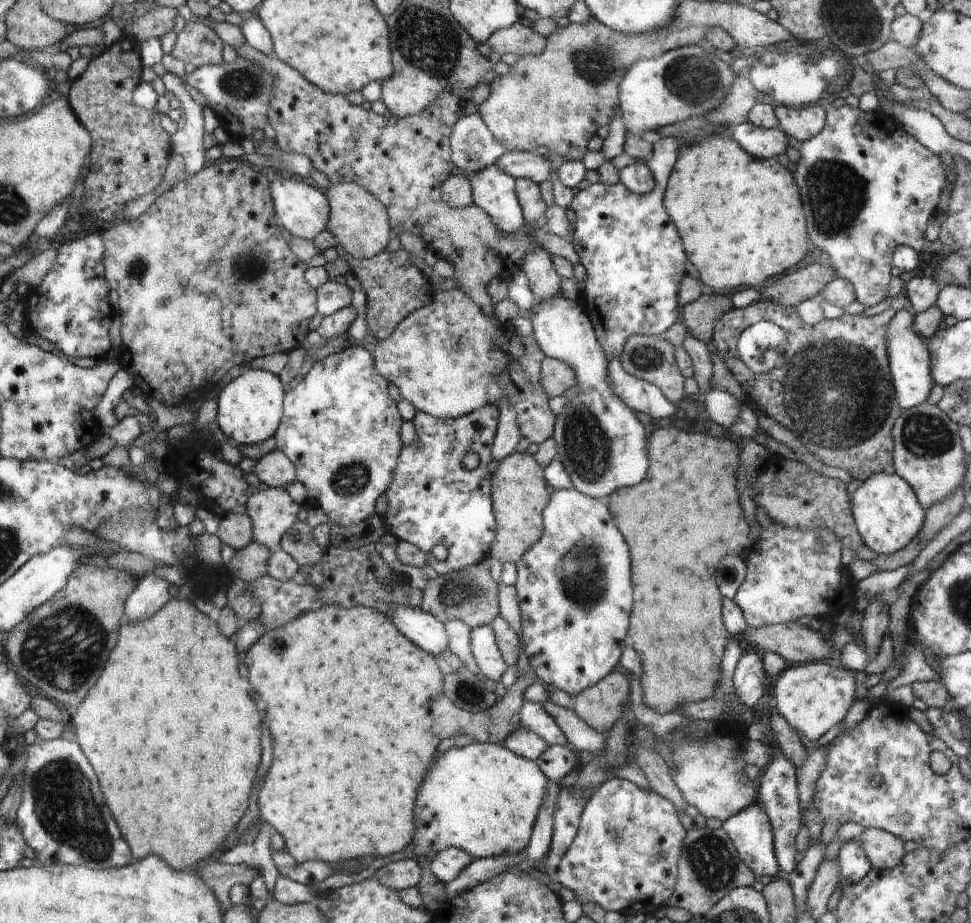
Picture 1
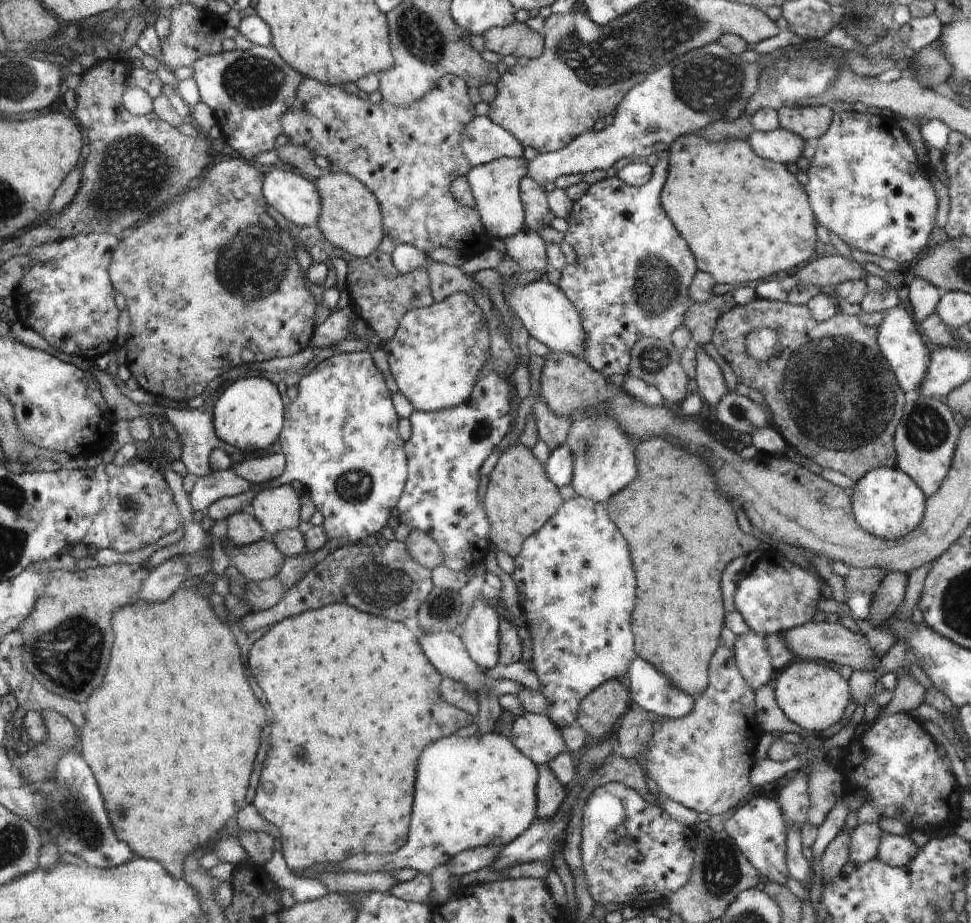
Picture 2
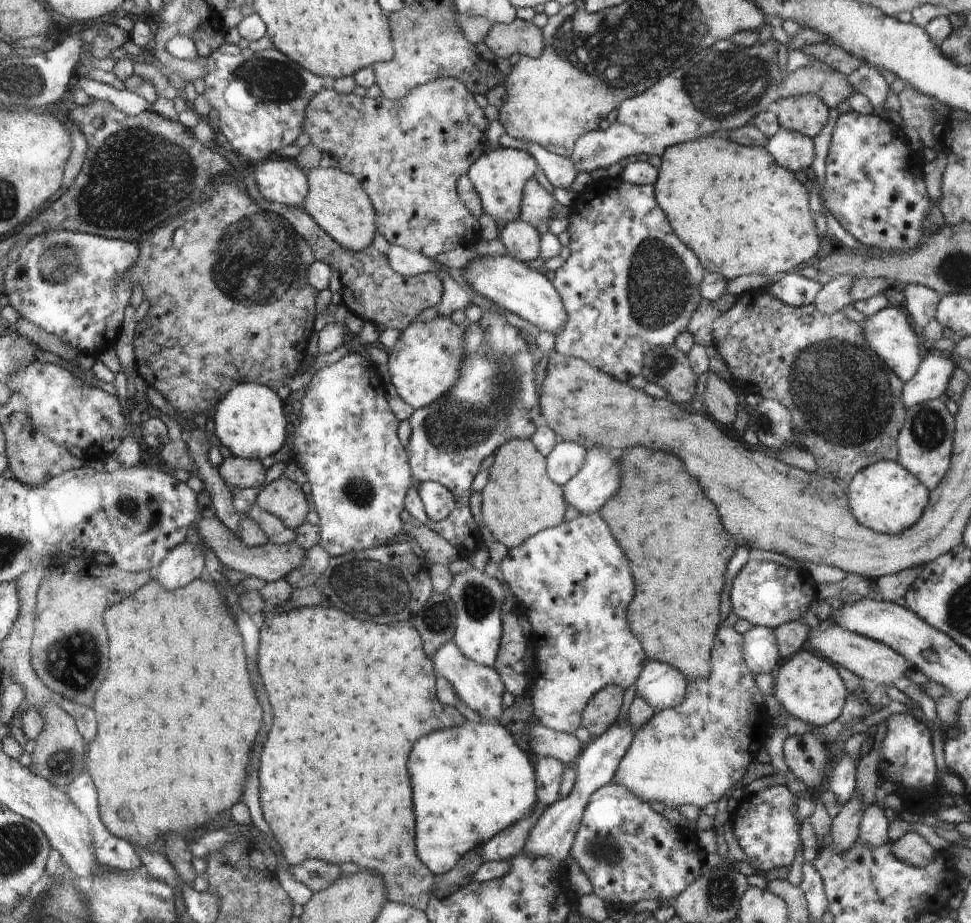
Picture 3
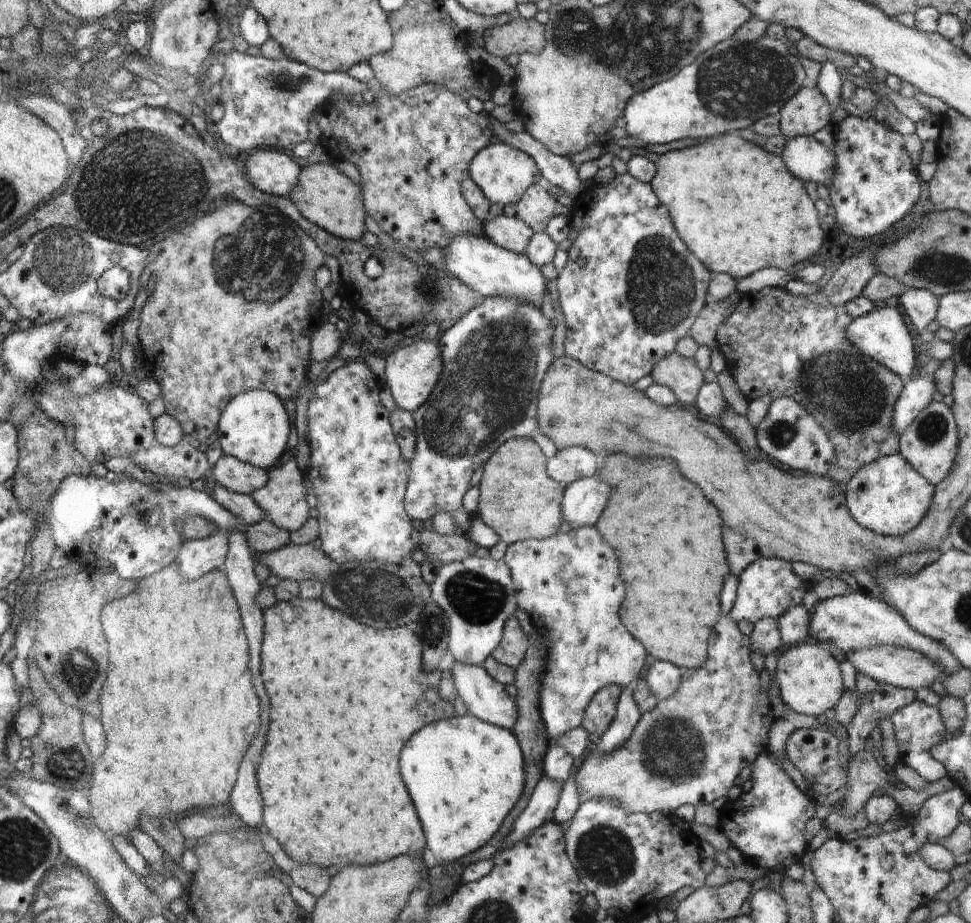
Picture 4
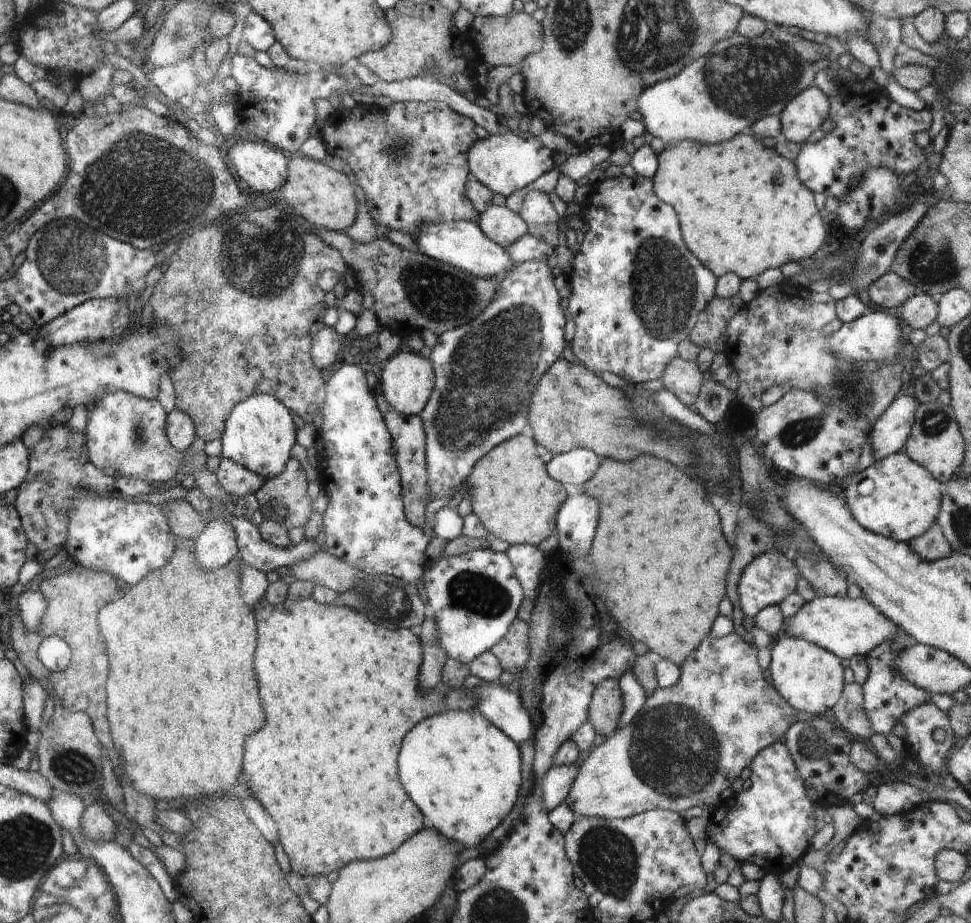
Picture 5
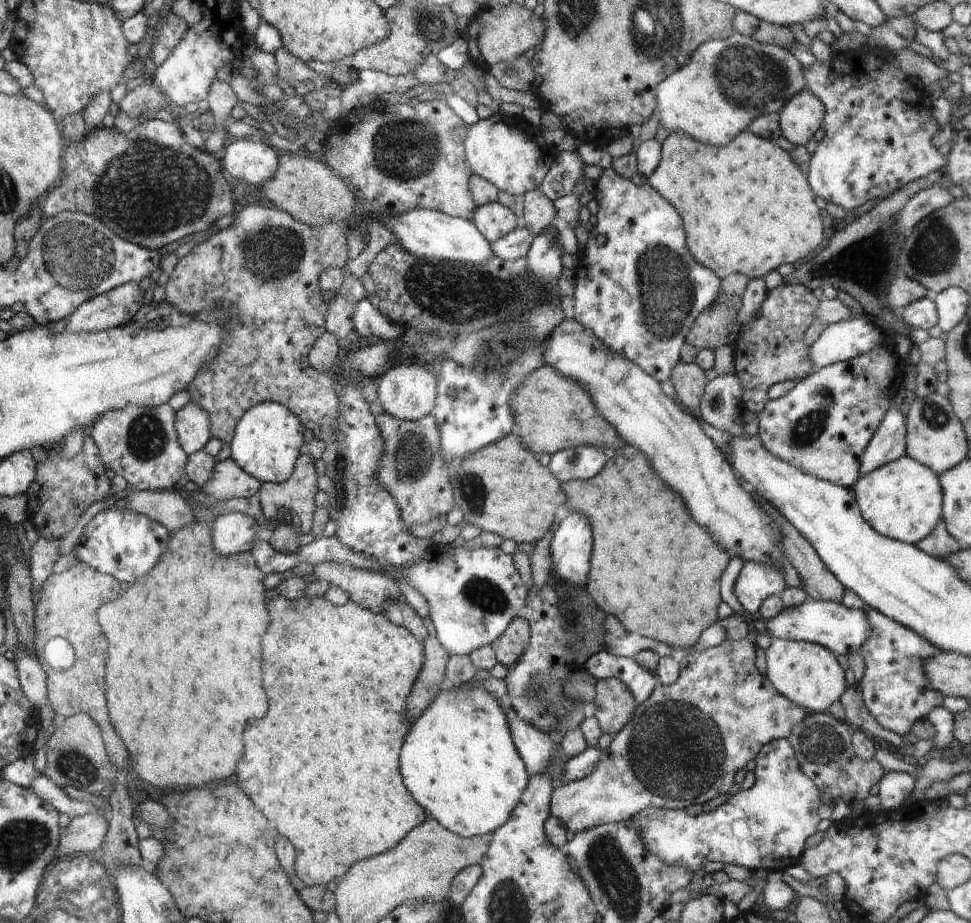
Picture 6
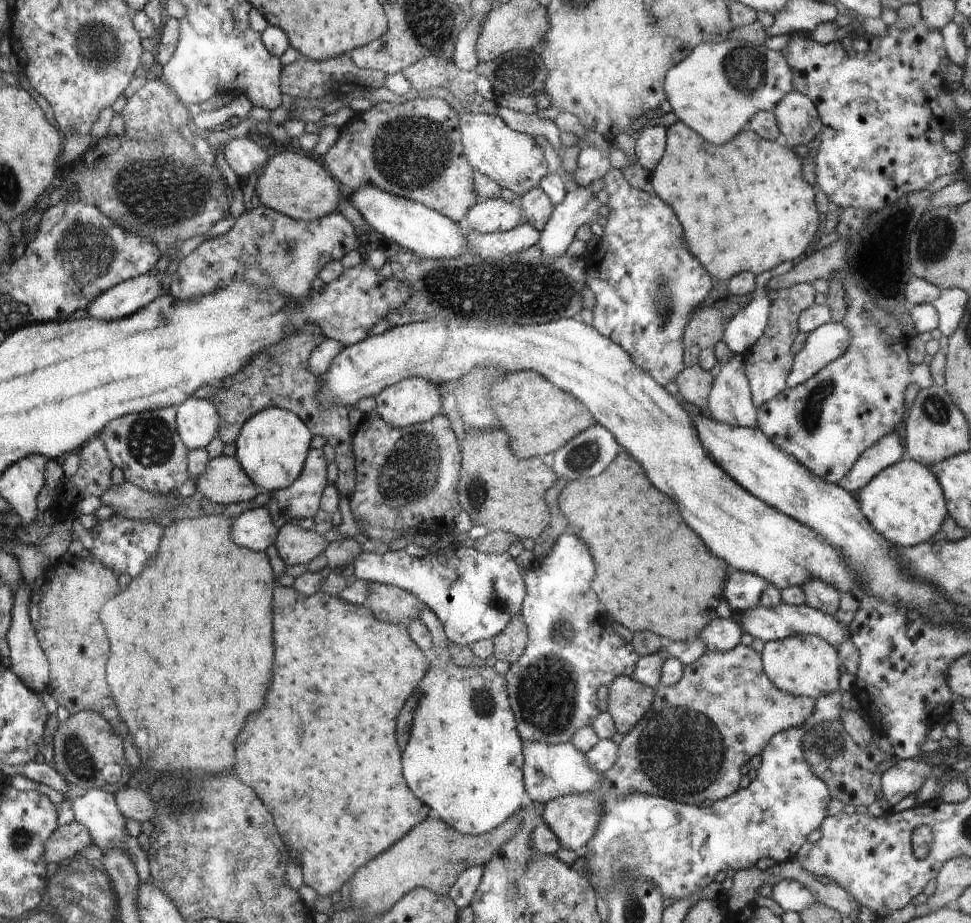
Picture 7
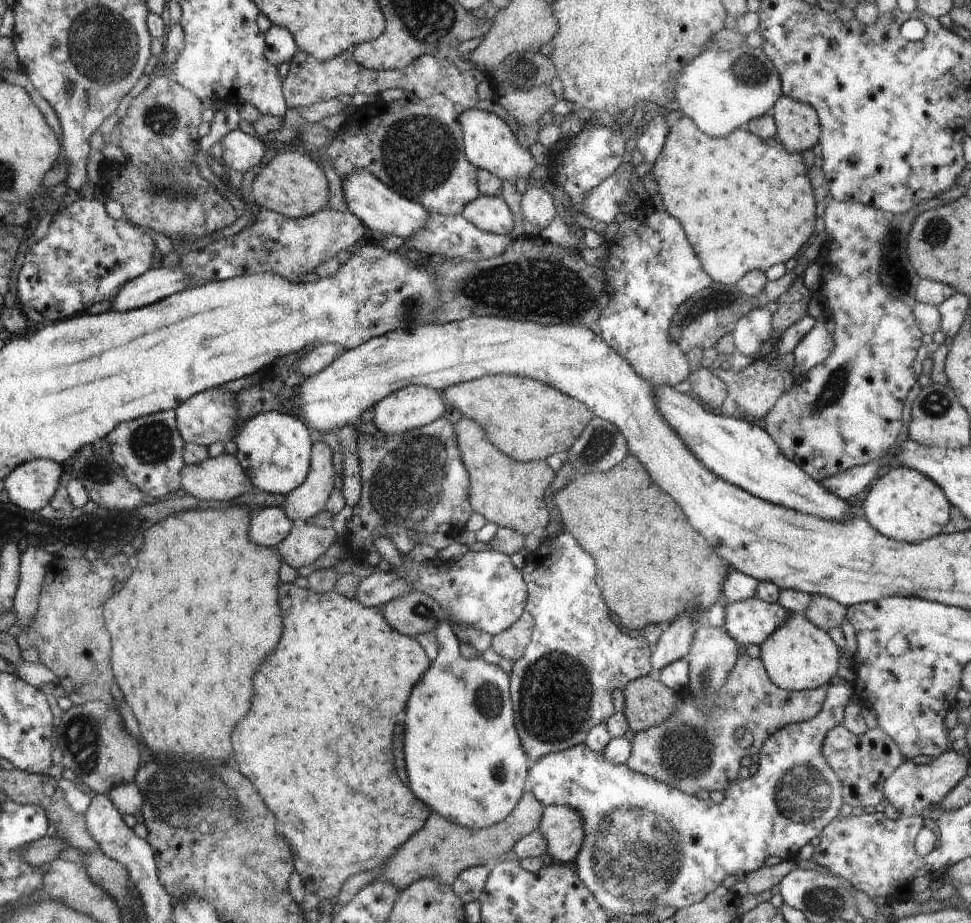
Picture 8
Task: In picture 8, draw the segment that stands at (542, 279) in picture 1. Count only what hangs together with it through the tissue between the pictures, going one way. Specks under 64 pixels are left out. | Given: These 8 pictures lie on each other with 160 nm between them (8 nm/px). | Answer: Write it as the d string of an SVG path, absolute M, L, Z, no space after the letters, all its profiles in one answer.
M482 195L469 202L461 215L480 230L502 236L510 234L515 224L513 211L501 196Z

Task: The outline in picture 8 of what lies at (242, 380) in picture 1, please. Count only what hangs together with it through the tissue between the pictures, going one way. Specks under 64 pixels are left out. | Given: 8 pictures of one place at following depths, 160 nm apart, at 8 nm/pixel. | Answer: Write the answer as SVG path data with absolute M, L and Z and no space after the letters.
M278 411L257 414L244 422L234 440L237 445L235 457L254 487L269 493L287 495L308 480L312 468L312 440L308 427L298 417Z

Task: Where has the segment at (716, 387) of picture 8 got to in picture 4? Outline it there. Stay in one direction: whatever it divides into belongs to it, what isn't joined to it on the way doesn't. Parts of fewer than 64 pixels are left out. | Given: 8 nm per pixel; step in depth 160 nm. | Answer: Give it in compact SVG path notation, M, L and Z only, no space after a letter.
M670 353L654 366L651 376L654 383L670 388L679 405L695 402L700 387L704 384L703 372L692 357Z

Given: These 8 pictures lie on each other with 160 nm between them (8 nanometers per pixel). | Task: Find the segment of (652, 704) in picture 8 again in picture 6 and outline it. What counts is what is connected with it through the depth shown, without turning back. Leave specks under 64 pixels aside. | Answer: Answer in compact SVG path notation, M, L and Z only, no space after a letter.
M598 679L596 696L592 700L591 713L604 734L618 734L632 720L637 702L632 692L620 679Z

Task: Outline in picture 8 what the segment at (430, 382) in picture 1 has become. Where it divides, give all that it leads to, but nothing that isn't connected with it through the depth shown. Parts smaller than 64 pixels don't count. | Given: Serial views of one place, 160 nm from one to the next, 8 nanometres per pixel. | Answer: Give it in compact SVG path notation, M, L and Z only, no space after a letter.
M408 385L373 406L373 421L386 434L408 433L444 416L444 402L433 388Z

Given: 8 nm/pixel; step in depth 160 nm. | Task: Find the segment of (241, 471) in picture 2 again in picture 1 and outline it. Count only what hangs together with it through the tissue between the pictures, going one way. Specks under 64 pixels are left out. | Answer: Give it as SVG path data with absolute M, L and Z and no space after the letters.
M275 449L273 452L266 454L263 458L260 458L254 466L253 474L260 479L260 483L270 488L285 488L288 484L296 482L298 480L297 468L289 456L284 451Z

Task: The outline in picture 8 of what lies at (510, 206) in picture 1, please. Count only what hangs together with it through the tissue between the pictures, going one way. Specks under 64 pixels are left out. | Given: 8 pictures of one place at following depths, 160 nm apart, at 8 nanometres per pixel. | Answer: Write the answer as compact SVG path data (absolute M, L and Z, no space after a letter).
M486 105L478 106L474 109L465 109L461 114L462 134L465 134L465 157L470 158L470 162L474 162L480 170L486 169L488 172L499 176L502 181L510 181L516 183L518 178L529 179L530 172L536 162L530 156L528 148L520 148L512 130L508 128L508 124Z

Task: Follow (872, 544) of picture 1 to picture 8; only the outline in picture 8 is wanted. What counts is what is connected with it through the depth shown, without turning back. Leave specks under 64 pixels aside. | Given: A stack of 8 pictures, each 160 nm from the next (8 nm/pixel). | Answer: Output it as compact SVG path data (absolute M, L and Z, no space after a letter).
M886 469L872 483L864 500L864 516L880 534L889 539L919 543L942 533L949 523L951 504L944 491L927 476L914 469Z

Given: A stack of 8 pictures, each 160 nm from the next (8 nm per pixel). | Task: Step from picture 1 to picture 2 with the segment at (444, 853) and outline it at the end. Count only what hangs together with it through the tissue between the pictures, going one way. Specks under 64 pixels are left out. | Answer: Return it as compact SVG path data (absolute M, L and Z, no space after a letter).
M476 847L464 849L446 865L450 865L453 873L460 876L474 872L475 870L482 870L482 868L492 868L493 863L503 848L504 847Z

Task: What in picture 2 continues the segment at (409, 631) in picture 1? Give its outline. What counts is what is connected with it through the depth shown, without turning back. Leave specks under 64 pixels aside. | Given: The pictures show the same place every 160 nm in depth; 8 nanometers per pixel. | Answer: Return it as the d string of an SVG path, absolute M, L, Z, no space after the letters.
M440 631L432 634L424 633L420 638L420 643L422 650L425 651L426 658L433 663L438 672L463 682L469 689L478 693L478 697L480 695L479 692L490 692L498 698L504 695L516 696L523 689L522 685L510 679L495 679L486 674L486 670L478 666L477 662L474 662L473 657L469 654L465 643L457 632Z

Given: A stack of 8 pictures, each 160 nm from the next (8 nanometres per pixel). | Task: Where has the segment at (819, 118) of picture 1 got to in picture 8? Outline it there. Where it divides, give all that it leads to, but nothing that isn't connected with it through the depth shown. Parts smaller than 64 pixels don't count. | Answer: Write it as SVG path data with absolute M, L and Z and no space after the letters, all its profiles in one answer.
M784 95L774 103L770 115L774 119L777 128L777 136L776 138L769 139L760 138L746 130L745 127L734 129L723 137L711 137L707 134L703 134L690 118L684 116L680 118L674 126L669 128L669 133L662 152L652 163L652 175L655 178L658 188L657 192L662 196L663 204L666 206L666 212L680 222L688 242L690 242L694 252L696 252L696 256L699 258L702 266L704 266L703 269L710 275L714 283L736 286L737 282L747 272L759 270L768 273L768 270L774 265L788 262L788 260L808 242L808 238L810 238L814 232L816 200L813 186L807 175L808 169L804 165L802 152L814 148L814 145L819 142L819 134L821 133L819 116L816 110L812 108L812 105L795 101Z

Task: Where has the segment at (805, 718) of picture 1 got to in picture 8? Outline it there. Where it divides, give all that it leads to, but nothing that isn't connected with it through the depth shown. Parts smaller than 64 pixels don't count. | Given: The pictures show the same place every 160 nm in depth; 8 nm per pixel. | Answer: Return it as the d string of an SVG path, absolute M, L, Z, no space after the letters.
M793 613L789 620L782 623L761 645L761 661L769 679L780 688L789 691L805 691L829 685L830 679L836 675L838 660L842 655L832 638L825 630L810 622L805 615Z

